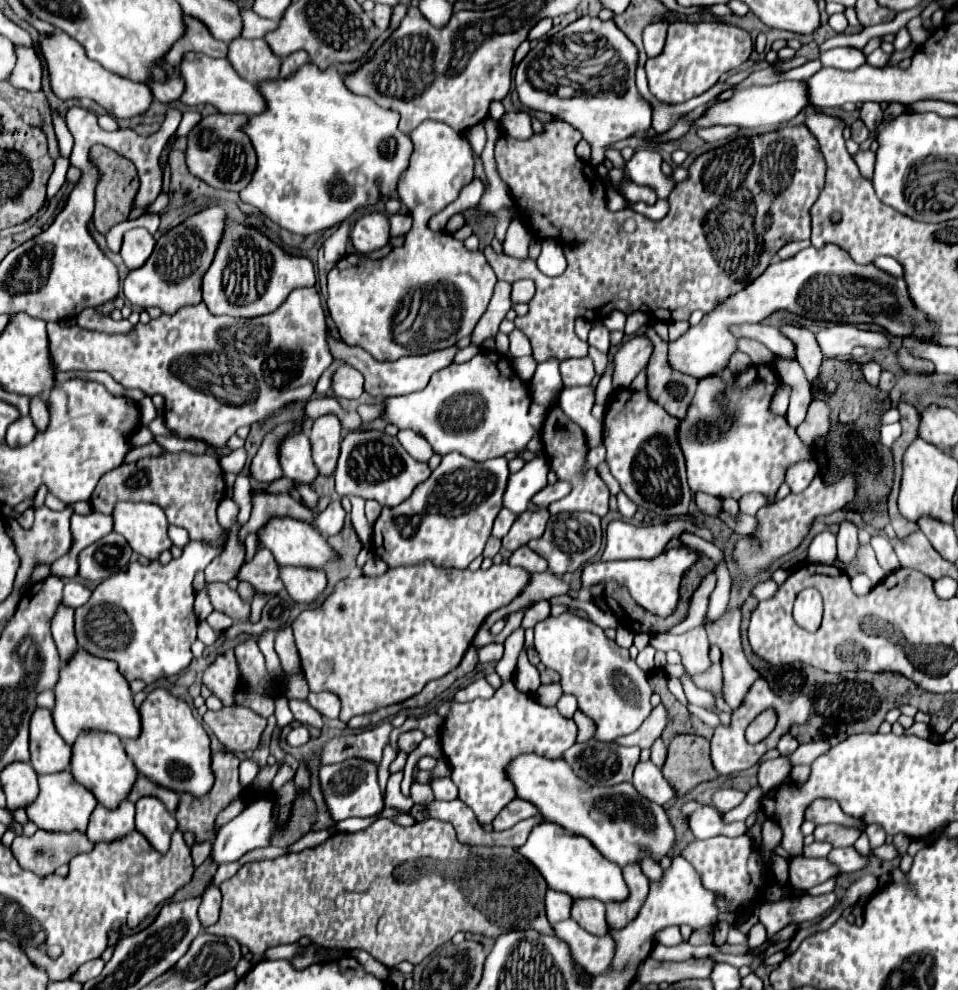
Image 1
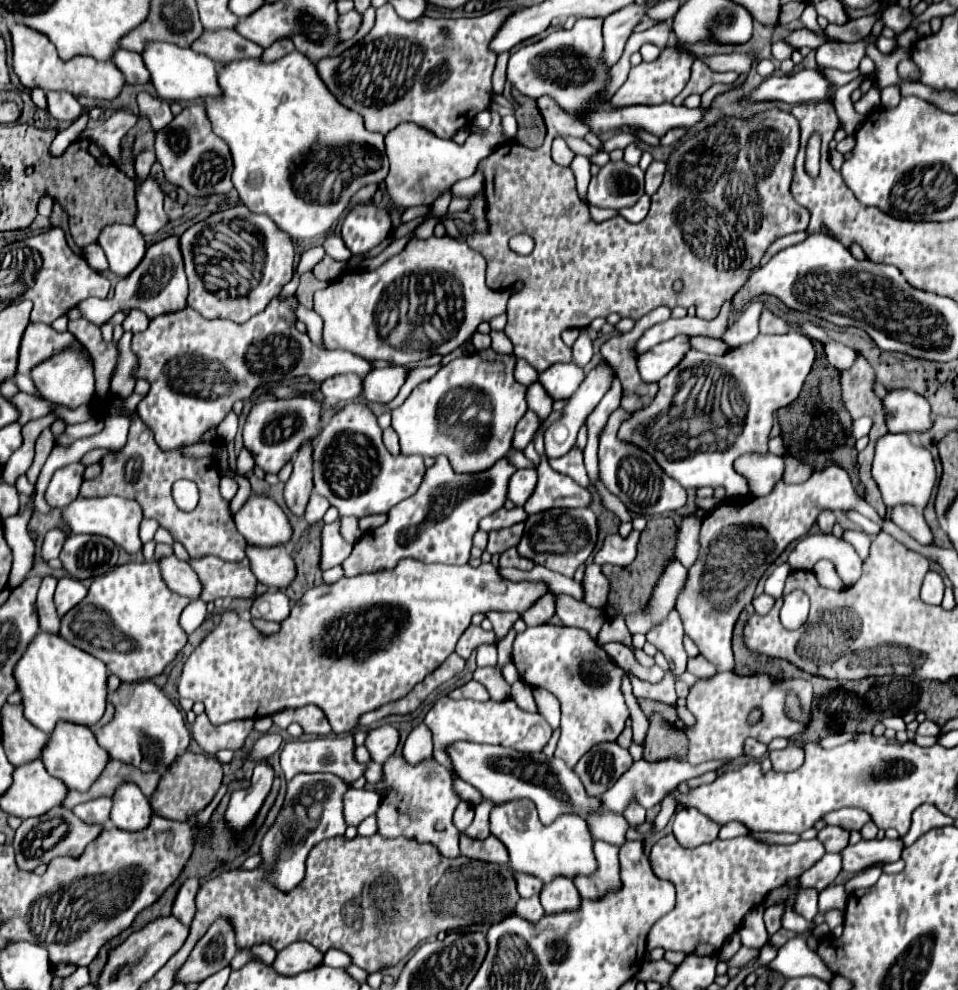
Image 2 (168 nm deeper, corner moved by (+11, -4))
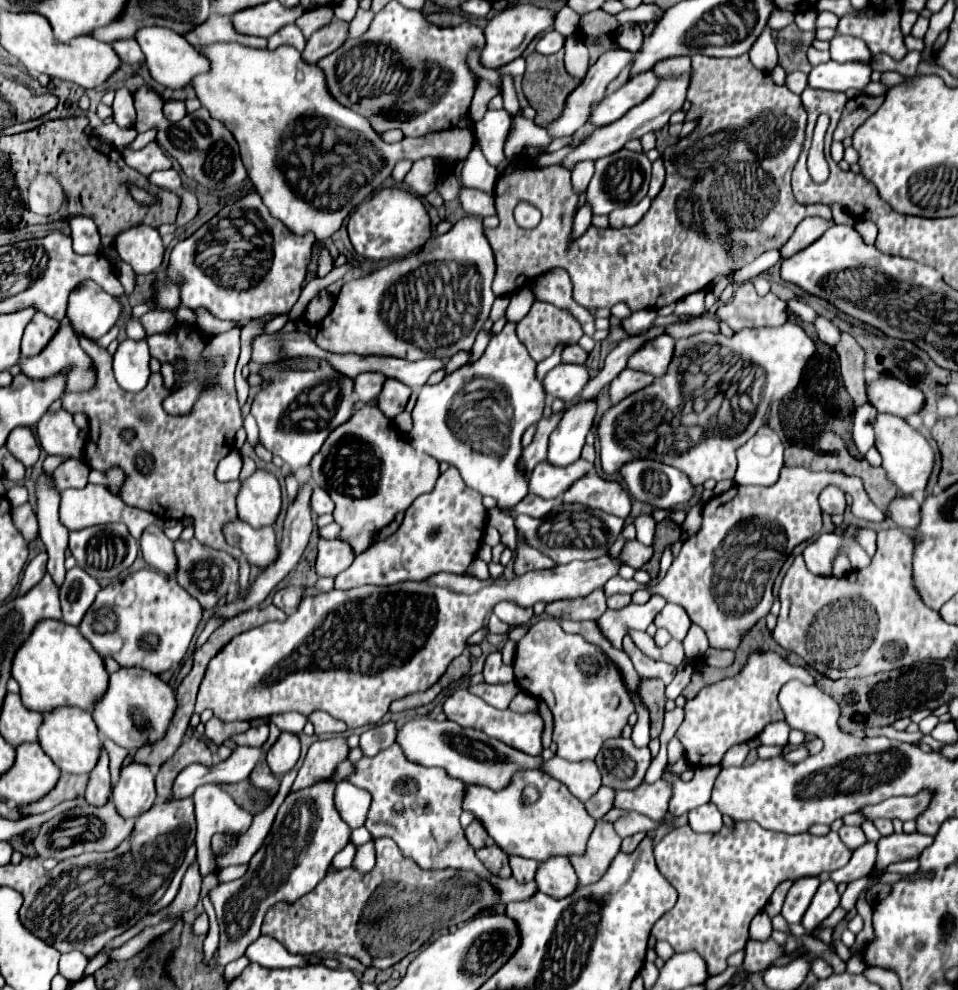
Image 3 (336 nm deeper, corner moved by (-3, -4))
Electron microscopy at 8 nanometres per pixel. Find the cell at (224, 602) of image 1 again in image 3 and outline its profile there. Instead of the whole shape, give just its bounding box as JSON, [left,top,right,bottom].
[140,526,176,578]

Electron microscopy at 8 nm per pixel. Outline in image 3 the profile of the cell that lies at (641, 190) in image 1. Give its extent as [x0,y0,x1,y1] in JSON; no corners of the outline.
[586,148,652,214]

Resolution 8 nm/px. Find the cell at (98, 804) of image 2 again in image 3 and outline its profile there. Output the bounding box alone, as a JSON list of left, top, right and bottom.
[86,750,112,806]

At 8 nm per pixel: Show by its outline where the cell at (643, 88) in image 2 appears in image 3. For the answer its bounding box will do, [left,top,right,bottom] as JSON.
[590,72,660,126]

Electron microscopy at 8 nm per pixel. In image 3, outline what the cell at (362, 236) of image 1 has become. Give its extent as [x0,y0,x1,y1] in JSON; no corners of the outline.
[348,188,432,260]

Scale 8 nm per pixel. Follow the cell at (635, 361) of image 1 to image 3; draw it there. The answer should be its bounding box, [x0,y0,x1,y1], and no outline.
[548,400,596,466]

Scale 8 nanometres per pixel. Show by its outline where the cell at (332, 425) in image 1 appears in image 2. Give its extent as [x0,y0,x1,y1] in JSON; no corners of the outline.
[284,444,314,516]

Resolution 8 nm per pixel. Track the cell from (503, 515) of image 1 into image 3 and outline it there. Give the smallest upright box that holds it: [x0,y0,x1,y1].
[502,494,560,518]

